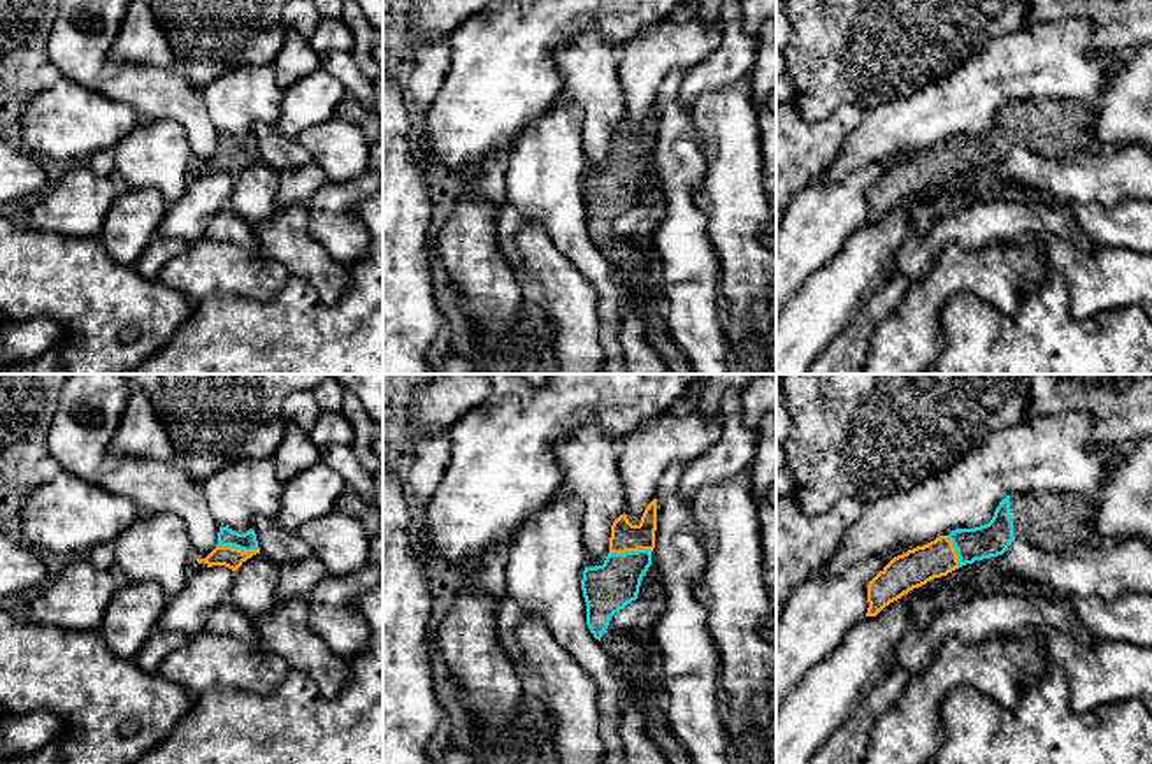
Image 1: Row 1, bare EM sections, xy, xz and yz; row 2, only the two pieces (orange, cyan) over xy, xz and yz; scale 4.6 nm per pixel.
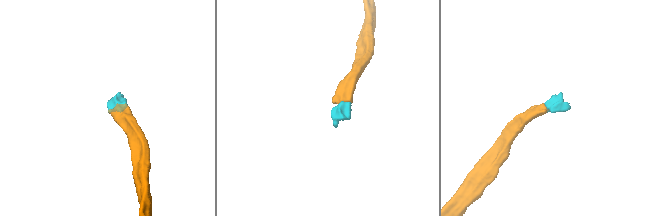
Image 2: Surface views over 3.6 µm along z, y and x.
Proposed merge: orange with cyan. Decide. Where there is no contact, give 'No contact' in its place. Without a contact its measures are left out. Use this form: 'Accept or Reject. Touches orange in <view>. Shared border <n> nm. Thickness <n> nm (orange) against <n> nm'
Accept. Touches orange in xy. Shared border 190 nm. Thickness 100 nm (orange) against 90 nm

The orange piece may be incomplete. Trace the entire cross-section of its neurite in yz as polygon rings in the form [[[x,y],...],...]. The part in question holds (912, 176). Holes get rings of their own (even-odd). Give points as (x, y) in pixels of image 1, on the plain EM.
[[[1029,98],[1006,102],[989,130],[955,135],[948,142],[894,163],[868,191],[868,220],[876,223],[885,213],[934,184],[1003,162],[1015,146],[1045,158],[1062,158],[1069,151],[1101,151],[1094,137],[1098,102]]]

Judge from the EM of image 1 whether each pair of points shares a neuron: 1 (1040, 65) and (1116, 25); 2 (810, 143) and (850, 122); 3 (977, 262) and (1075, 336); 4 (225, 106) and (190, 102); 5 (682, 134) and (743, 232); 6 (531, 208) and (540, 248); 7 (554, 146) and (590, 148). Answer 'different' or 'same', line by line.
1: different
2: same
3: different
4: different
5: different
6: different
7: different

